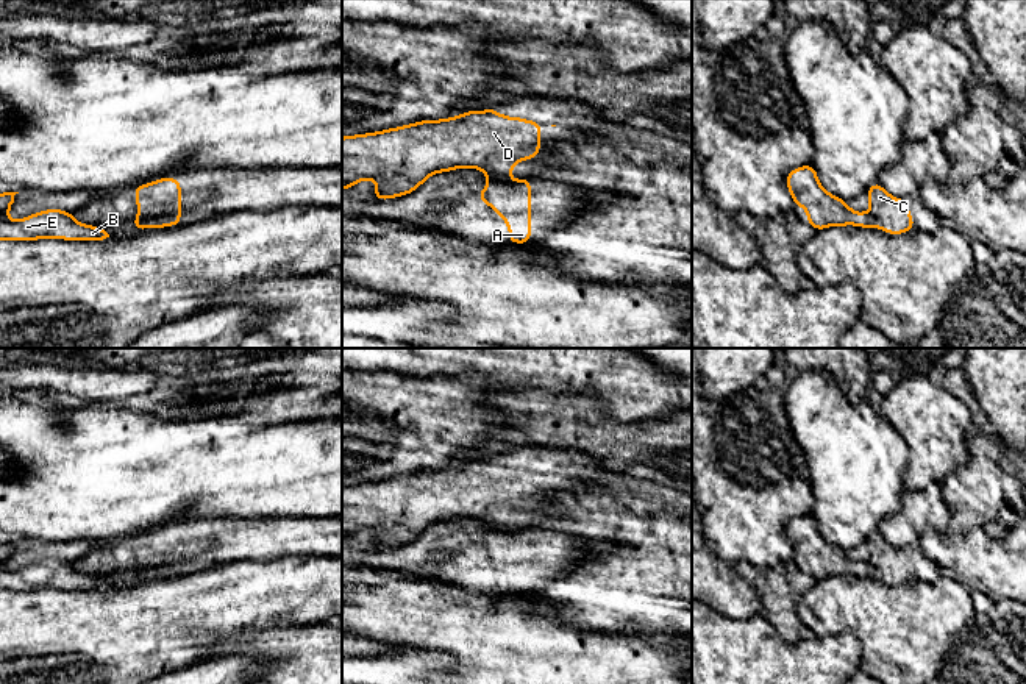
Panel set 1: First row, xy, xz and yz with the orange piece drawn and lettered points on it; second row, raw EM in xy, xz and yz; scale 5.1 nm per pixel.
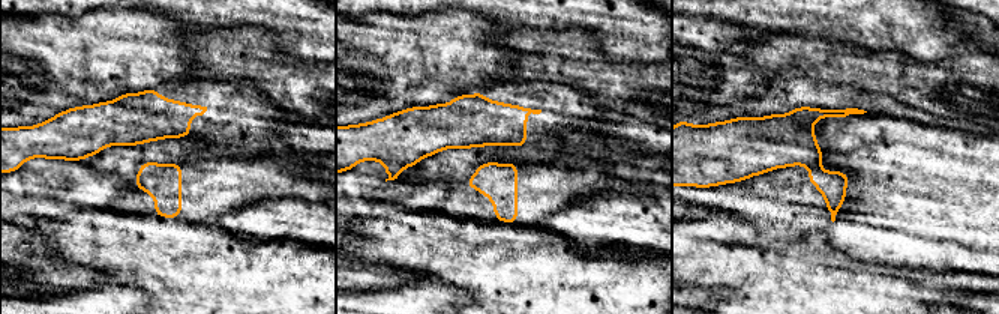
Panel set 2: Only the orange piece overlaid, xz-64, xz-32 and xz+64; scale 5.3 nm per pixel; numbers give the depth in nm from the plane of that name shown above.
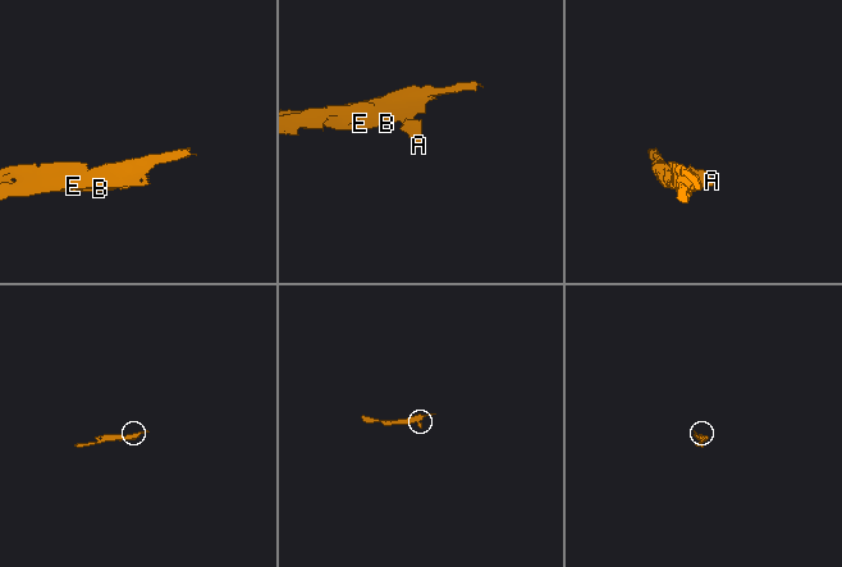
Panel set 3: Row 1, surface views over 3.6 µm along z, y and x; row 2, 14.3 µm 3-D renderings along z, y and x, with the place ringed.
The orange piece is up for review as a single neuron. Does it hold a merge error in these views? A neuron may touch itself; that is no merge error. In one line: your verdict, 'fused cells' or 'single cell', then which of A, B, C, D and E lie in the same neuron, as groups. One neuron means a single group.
fused cells; groups A C / B D E

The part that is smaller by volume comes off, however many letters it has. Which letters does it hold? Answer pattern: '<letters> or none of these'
A, C

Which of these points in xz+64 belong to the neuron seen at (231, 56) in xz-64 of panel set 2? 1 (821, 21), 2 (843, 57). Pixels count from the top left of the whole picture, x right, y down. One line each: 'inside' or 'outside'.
1: outside
2: inside

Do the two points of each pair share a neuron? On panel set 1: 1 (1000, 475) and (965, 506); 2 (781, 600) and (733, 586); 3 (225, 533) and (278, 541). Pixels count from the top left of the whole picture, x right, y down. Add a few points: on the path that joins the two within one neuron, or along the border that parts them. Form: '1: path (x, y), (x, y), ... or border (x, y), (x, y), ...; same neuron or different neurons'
1: path (992, 483), (973, 498); same neuron
2: border (733, 567), (758, 595), (759, 612); different neurons
3: path (238, 539), (266, 539); same neuron

